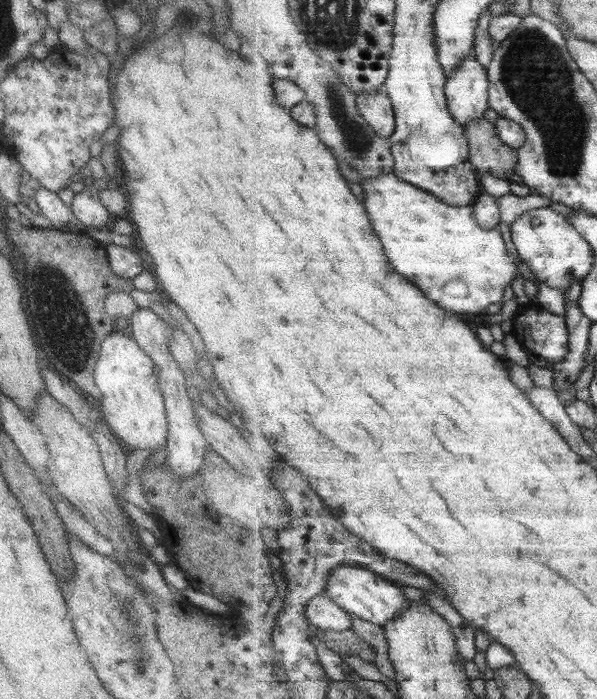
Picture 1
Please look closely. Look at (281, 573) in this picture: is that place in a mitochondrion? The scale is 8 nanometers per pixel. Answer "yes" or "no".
no

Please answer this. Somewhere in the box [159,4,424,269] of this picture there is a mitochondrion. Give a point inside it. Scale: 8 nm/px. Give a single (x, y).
(359, 143)

